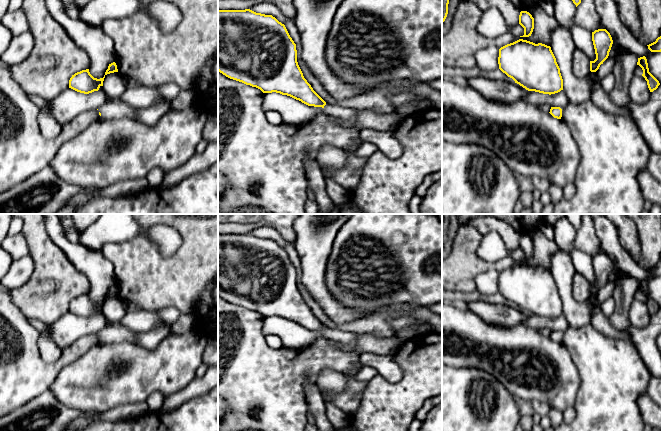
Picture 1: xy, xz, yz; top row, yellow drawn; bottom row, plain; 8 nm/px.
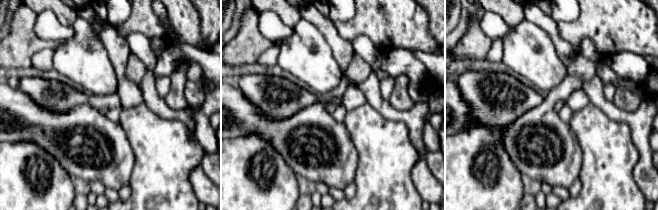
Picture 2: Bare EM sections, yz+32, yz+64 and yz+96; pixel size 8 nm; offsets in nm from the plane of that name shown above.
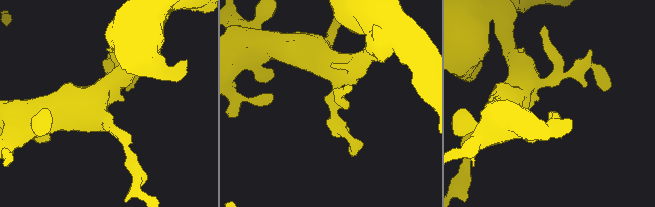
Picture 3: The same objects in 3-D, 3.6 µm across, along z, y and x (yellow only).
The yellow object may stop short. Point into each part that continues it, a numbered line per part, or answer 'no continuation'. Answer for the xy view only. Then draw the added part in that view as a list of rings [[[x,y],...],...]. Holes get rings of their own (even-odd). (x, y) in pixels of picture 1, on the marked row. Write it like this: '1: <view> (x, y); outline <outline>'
1: xy (109, 110); outline [[[107,102],[99,107],[98,111],[101,113],[101,119],[120,119],[124,117],[138,119],[134,108],[125,103]]]

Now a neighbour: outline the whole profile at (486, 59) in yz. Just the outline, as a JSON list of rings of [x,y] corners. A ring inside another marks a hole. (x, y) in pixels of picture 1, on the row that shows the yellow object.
[[[490,45],[477,51],[474,57],[475,66],[484,73],[495,71],[499,68],[498,57],[499,48],[494,45]]]

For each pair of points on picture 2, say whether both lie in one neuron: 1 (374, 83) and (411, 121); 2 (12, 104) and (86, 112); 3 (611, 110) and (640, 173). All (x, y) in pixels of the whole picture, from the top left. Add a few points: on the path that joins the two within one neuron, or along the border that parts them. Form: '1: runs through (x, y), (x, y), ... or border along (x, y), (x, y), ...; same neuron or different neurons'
1: runs through (374, 96), (390, 113), (398, 115); same neuron
2: runs through (30, 121), (68, 121); same neuron
3: runs through (629, 120), (640, 131), (644, 155); same neuron

